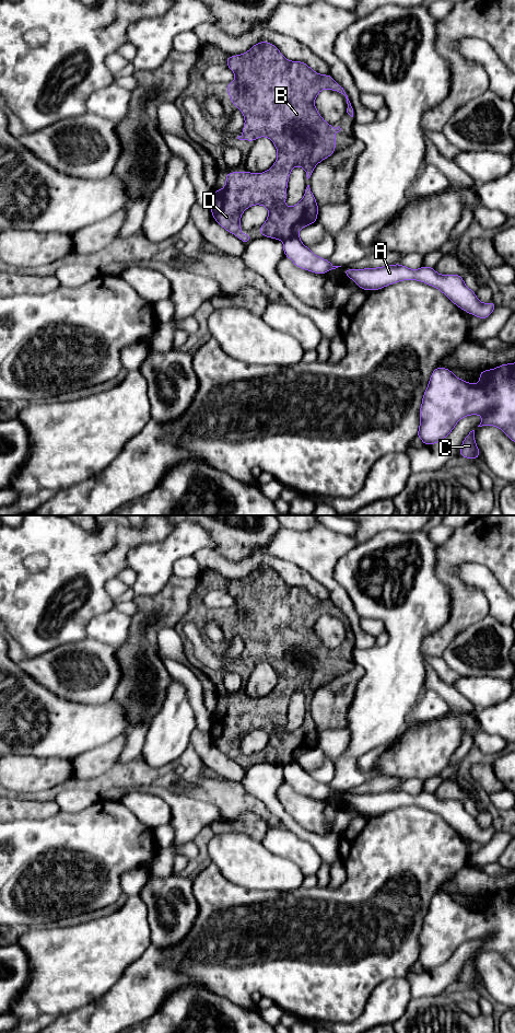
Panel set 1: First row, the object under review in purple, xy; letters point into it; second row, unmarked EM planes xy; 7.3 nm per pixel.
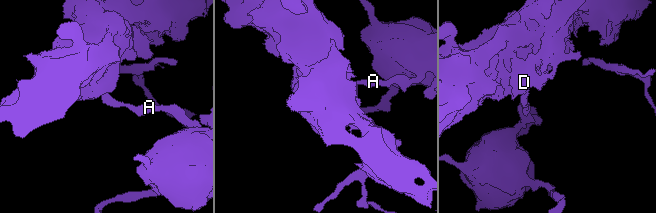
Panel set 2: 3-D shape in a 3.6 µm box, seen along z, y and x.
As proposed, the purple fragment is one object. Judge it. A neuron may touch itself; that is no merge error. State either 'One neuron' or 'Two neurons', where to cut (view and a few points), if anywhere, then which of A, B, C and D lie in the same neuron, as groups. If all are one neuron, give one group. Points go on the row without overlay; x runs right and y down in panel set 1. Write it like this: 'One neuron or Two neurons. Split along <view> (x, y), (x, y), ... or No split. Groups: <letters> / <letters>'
Two neurons. Split along xy (297, 758), (282, 765). Groups: A C / B D

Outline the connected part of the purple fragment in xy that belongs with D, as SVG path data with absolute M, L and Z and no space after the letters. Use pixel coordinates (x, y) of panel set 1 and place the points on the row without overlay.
M259 567L257 569L255 569L248 577L246 577L245 579L242 580L236 580L236 581L229 581L227 582L227 587L225 589L235 600L236 604L234 606L232 606L230 610L227 610L225 612L225 616L227 616L230 618L230 623L229 625L233 627L233 631L239 634L244 640L245 643L245 650L243 653L243 659L241 661L237 662L237 664L239 665L248 665L248 666L255 666L257 663L259 662L268 662L276 671L277 673L277 677L278 677L278 683L274 687L274 689L266 697L264 698L249 698L247 696L242 696L242 697L237 697L237 698L233 698L227 696L227 700L226 700L226 706L225 706L225 711L222 716L213 716L213 724L212 724L212 729L211 729L211 739L213 741L213 744L222 752L224 753L227 757L234 759L235 762L237 762L243 768L247 769L250 766L250 763L253 762L251 759L242 759L241 758L241 742L242 739L249 732L254 731L254 730L261 730L265 731L268 735L269 735L269 741L266 745L266 747L258 753L259 758L262 762L268 762L270 764L276 764L276 765L286 765L290 762L296 761L299 759L299 756L304 753L304 752L308 752L314 747L317 747L317 740L318 740L318 730L316 728L316 724L309 713L309 710L307 710L304 721L302 723L302 726L296 729L293 732L286 732L284 730L285 724L286 724L286 713L288 713L288 706L289 706L289 701L290 698L292 696L292 694L294 692L302 692L305 697L306 697L306 703L307 705L311 703L312 698L314 697L315 692L321 687L323 685L329 683L331 680L333 680L336 677L335 671L337 670L337 663L335 662L336 658L339 658L341 655L341 653L338 651L336 654L328 648L326 648L323 642L320 641L320 639L318 638L318 636L315 632L315 624L318 620L318 618L323 615L323 614L329 614L336 617L339 617L341 619L343 619L347 624L347 629L348 629L348 634L347 634L347 638L353 642L353 634L351 631L351 628L348 624L348 620L346 619L343 613L337 608L332 602L330 600L325 600L321 601L317 597L315 597L311 592L308 592L305 588L302 587L290 587L288 585L278 574L277 571L274 571L273 569L269 568L269 567Z

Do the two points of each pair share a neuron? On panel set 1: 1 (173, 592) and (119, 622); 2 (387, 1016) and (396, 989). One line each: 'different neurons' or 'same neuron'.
1: same neuron
2: same neuron

